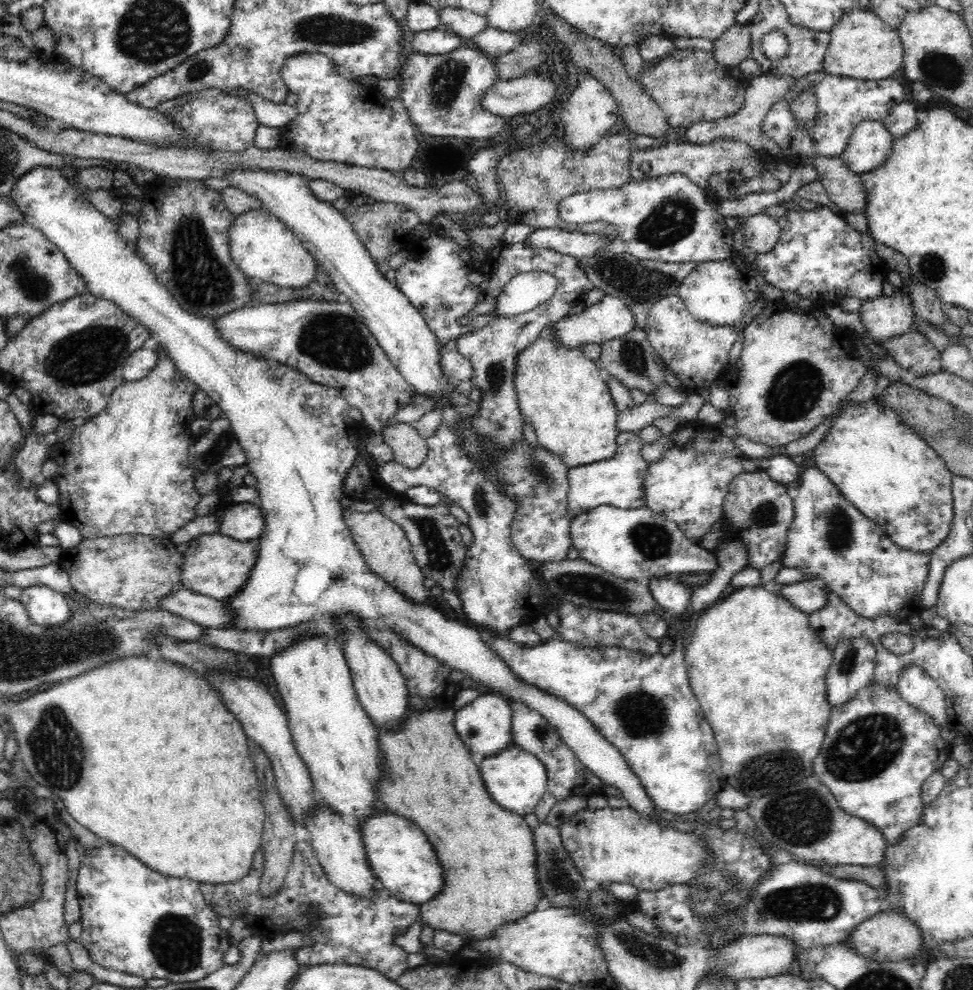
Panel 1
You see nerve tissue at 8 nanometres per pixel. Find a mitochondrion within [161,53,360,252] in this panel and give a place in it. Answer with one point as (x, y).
(201, 69)

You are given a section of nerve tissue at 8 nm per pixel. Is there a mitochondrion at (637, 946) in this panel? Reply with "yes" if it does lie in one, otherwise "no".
yes

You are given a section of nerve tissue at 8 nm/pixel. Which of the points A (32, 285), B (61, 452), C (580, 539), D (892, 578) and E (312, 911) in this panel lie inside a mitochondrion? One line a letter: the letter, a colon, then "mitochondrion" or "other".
A: mitochondrion
B: other
C: other
D: other
E: mitochondrion

